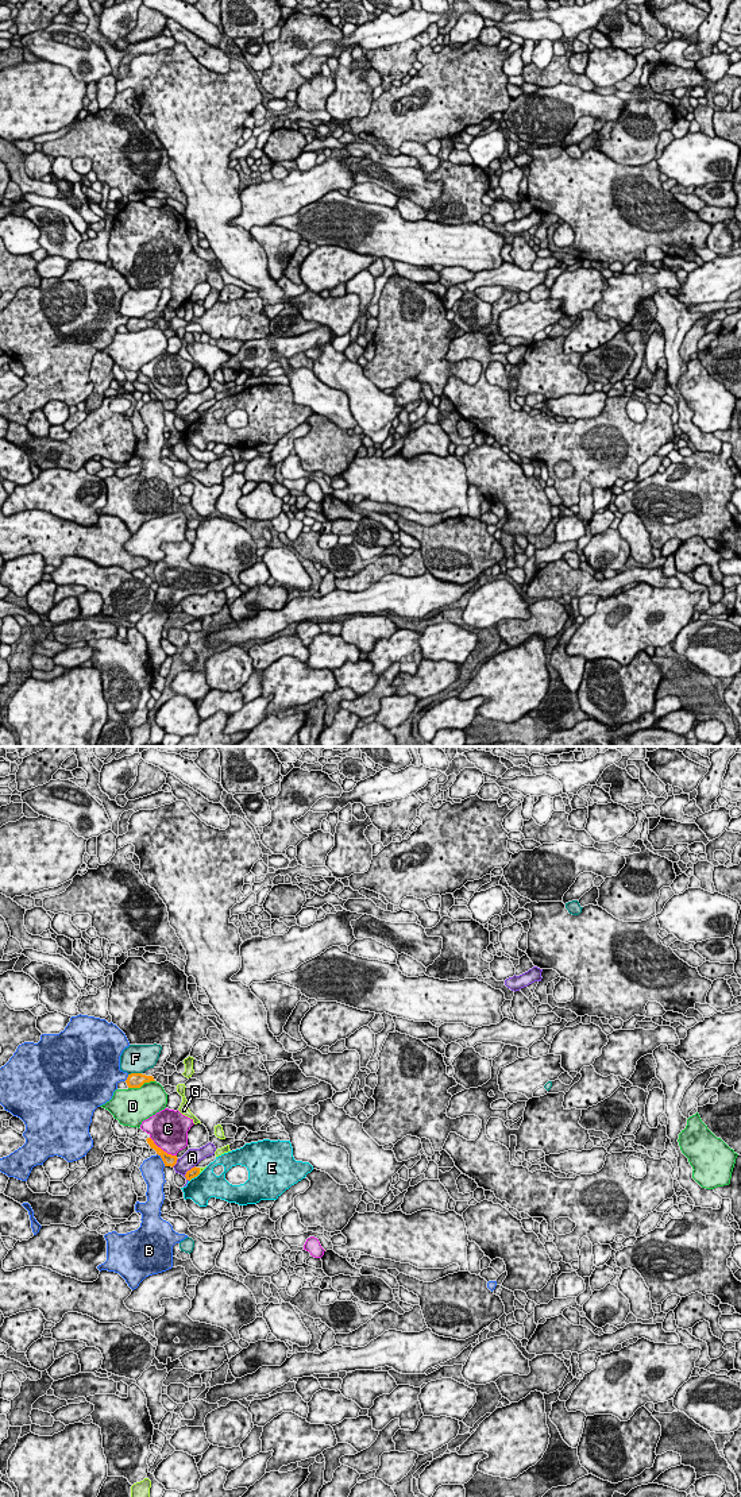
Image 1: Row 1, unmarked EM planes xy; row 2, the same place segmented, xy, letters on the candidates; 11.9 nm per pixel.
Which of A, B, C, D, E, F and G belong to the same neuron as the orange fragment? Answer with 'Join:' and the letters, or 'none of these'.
Join: none of these

